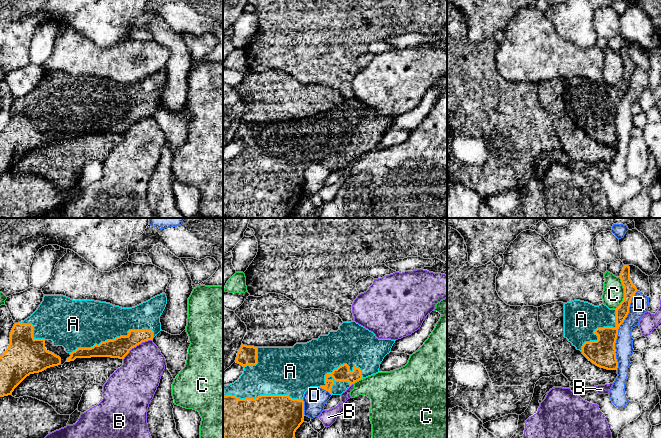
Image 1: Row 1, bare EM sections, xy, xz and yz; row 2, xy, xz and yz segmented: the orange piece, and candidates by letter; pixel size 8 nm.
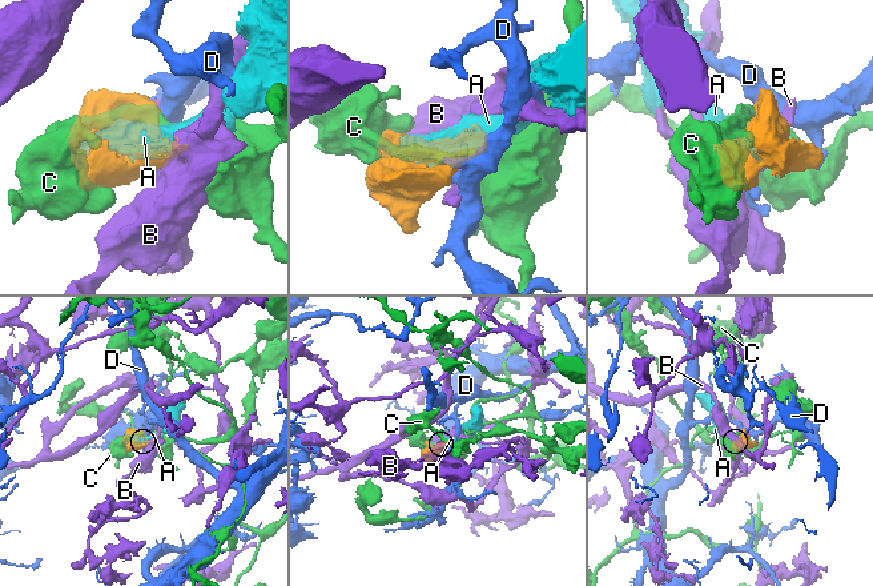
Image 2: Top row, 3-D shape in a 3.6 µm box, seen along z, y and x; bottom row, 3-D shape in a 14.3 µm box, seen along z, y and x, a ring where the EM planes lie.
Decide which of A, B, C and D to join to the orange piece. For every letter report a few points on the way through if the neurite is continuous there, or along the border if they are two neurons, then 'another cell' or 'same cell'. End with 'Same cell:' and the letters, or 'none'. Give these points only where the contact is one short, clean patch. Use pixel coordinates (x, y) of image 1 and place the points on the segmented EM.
A: same cell
B: another cell
C: another cell
D: another cell
Same cell: A

